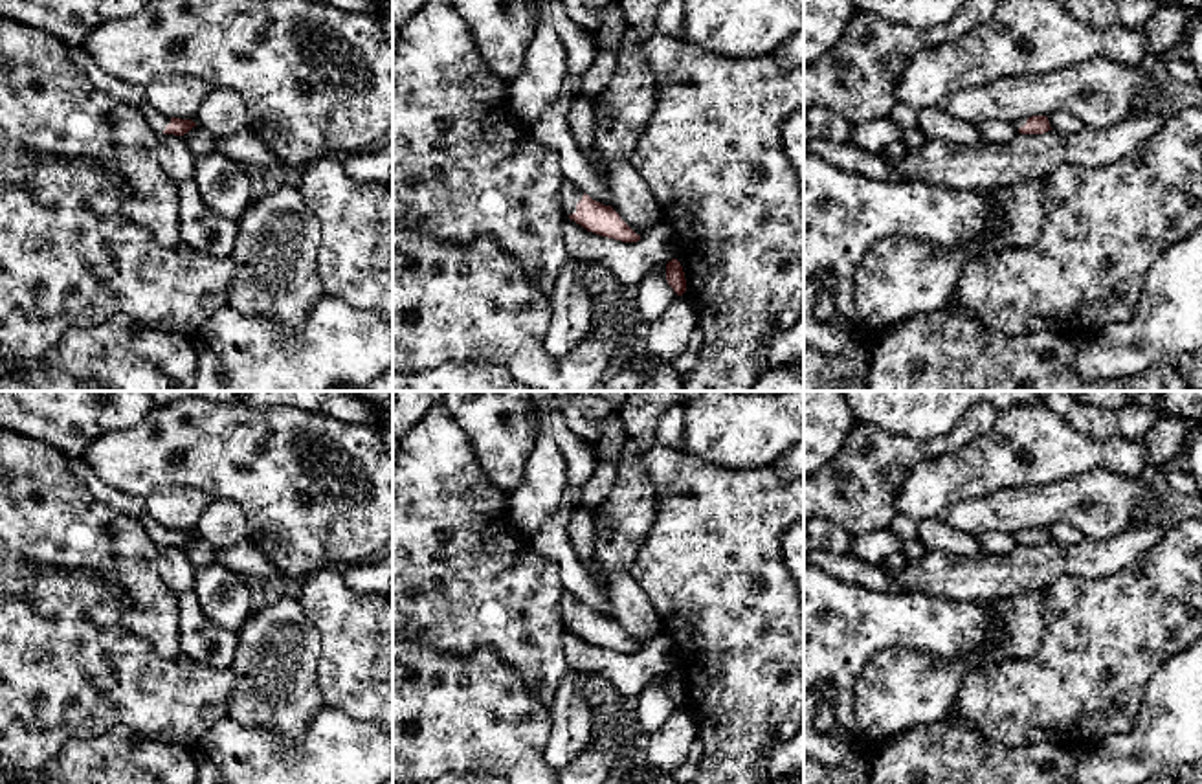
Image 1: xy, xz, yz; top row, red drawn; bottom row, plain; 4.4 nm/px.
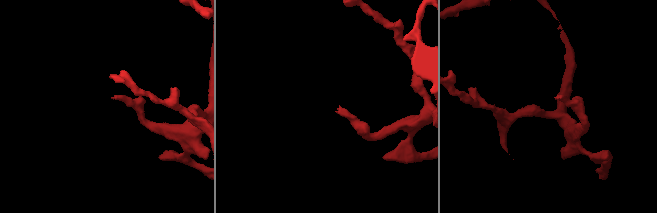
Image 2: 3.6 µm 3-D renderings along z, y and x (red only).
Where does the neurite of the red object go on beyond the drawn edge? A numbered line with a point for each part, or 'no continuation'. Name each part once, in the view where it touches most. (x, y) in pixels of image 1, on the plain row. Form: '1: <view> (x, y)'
1: xz (571, 606)

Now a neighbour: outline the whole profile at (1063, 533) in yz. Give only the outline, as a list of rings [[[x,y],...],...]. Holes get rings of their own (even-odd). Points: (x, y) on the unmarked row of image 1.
[[[1055,521],[1048,525],[1046,529],[1050,532],[1052,542],[1055,543],[1075,545],[1081,540],[1085,540],[1085,534],[1066,521]]]

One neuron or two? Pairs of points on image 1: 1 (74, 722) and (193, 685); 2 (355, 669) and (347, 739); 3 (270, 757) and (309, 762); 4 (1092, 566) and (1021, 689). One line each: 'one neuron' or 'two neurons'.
1: one neuron
2: two neurons
3: one neuron
4: two neurons

